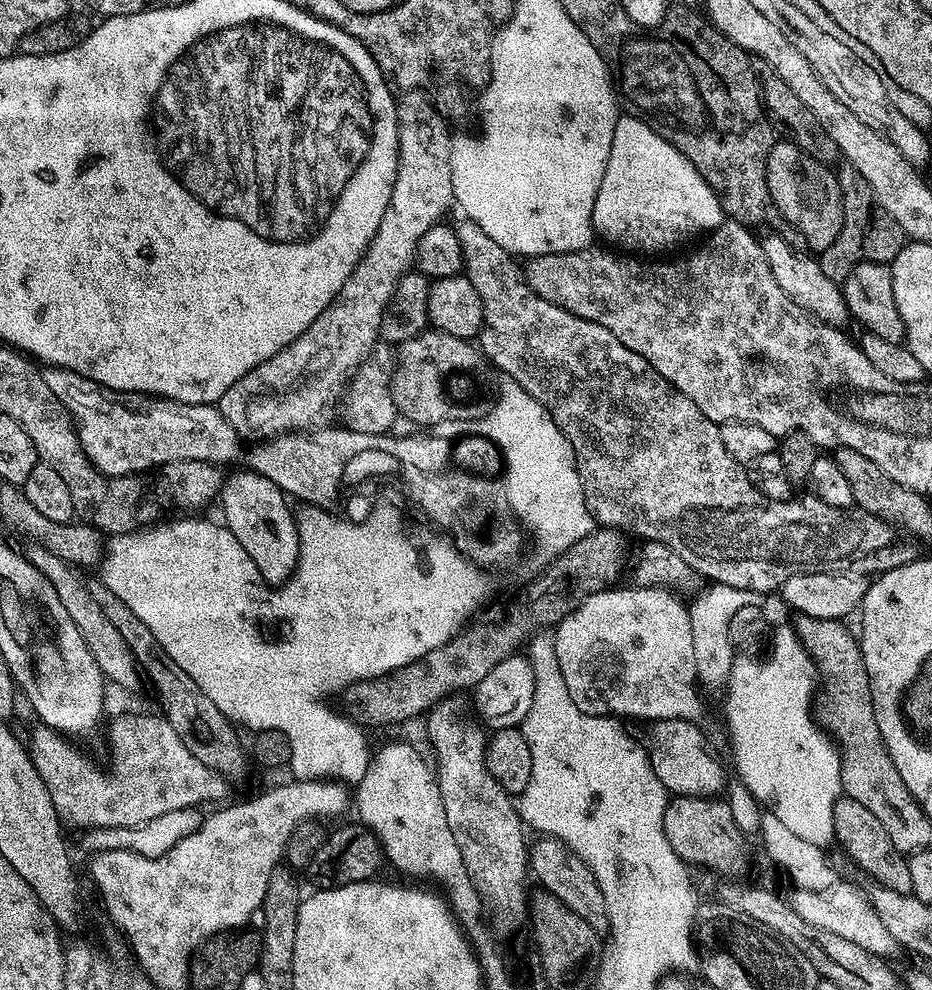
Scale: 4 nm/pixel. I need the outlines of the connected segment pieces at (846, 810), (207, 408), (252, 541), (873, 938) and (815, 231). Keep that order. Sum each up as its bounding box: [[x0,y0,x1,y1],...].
[[834,795,911,894],[43,366,238,476],[218,470,300,586],[786,878,894,957],[767,141,844,253]]

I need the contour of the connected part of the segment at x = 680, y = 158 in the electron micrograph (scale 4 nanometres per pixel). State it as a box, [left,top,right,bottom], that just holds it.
[593,114,726,254]

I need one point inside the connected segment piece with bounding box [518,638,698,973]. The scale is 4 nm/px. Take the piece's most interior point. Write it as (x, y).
(590, 788)

